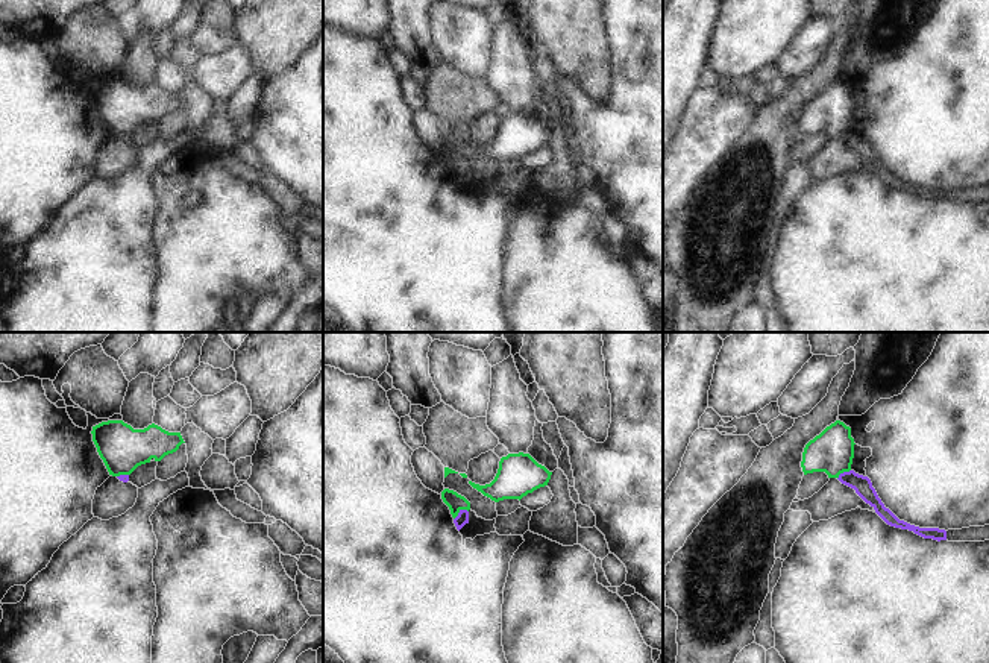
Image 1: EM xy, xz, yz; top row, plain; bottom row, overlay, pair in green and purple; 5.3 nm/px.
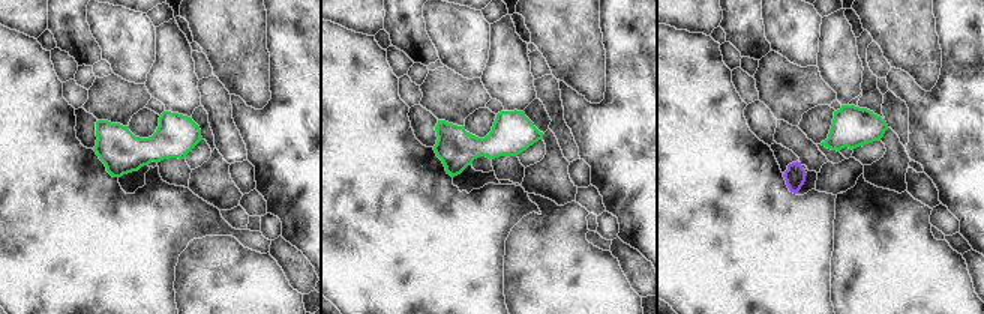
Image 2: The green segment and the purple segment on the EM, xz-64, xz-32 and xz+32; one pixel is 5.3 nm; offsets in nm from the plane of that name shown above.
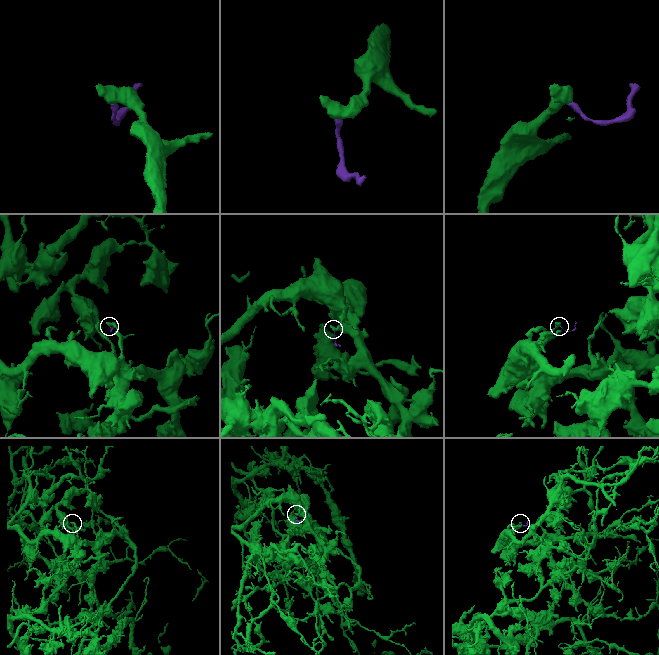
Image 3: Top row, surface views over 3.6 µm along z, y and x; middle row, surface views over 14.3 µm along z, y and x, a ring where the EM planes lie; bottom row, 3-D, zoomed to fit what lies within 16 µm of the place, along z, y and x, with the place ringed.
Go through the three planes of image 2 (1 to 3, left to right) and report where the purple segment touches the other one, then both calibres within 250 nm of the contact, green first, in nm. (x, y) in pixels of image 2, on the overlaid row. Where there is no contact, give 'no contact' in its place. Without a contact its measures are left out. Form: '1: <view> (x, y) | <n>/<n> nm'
1: no contact
2: no contact
3: no contact

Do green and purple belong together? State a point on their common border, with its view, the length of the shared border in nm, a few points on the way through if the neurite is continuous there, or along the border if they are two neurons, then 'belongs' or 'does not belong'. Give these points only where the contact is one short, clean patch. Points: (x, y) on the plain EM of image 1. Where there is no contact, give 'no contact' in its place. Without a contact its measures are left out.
xz (458, 172) | 90 nm | along xz (467, 170), (461, 170), (454, 179) | does not belong

